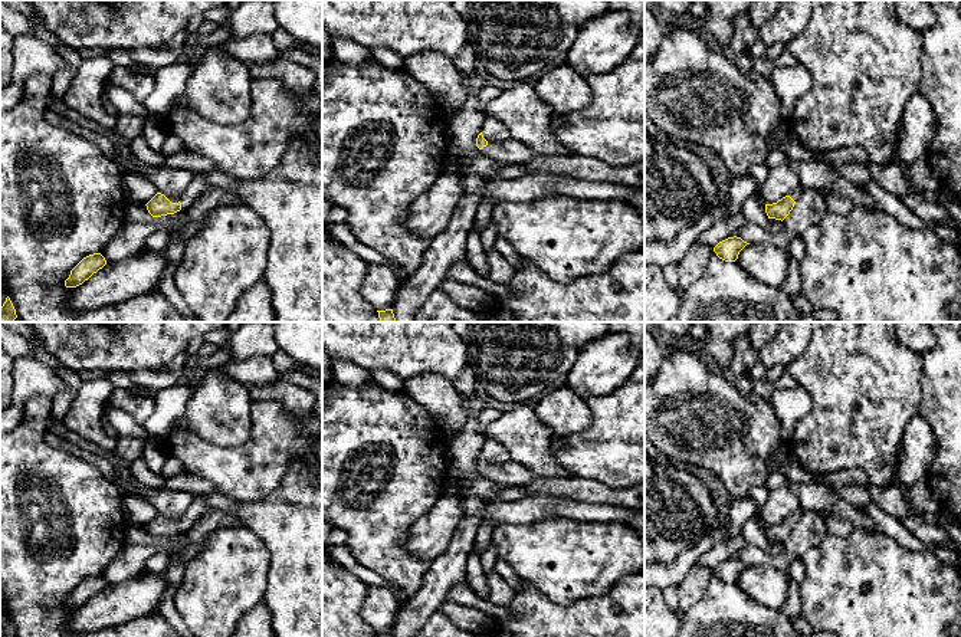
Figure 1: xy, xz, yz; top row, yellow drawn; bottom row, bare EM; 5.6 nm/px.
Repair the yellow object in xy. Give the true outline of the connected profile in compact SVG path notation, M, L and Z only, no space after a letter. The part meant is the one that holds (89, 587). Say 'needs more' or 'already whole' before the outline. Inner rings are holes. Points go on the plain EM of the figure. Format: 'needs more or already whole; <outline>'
already whole; M94 575L83 579L72 592L69 600L65 602L66 610L76 610L88 602L94 595L106 587L105 579L101 575Z

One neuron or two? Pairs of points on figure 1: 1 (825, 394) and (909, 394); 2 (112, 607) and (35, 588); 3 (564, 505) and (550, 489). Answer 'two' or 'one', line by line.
1: one
2: two
3: two

